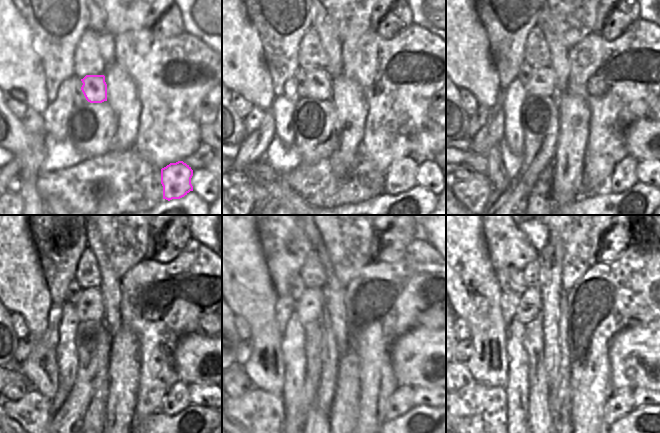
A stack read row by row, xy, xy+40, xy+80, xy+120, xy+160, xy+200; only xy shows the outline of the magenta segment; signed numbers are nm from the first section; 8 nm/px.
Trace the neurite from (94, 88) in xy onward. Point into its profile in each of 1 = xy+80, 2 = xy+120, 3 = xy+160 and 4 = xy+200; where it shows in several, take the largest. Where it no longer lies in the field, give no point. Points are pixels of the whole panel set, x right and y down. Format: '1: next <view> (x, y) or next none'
1: next xy+80 (544, 81)
2: next xy+120 (95, 311)
3: next xy+160 (316, 303)
4: next xy+200 (537, 302)

